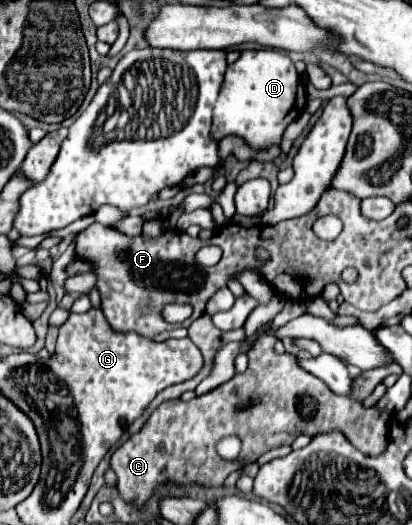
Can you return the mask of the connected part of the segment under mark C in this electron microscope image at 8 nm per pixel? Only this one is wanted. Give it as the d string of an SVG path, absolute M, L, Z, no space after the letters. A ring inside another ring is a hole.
M264 334L256 340L254 348L248 352L248 368L242 374L236 374L230 382L224 386L196 396L188 402L168 400L160 404L146 424L136 432L130 434L126 444L122 444L112 454L112 470L118 476L118 490L124 500L132 502L136 508L140 508L154 492L156 484L162 484L166 480L174 480L176 484L206 484L206 486L222 486L230 472L244 468L250 462L256 462L256 458L272 448L292 444L296 436L308 434L316 436L320 432L328 430L340 430L362 454L366 456L380 456L388 444L388 414L378 414L374 408L364 408L358 402L350 402L350 398L342 398L340 394L334 394L320 378L308 374L296 364L296 358L292 354L276 354L274 345L276 338L272 334ZM226 436L238 436L242 440L242 450L234 462L224 462L224 458L218 456L216 444L218 440Z

